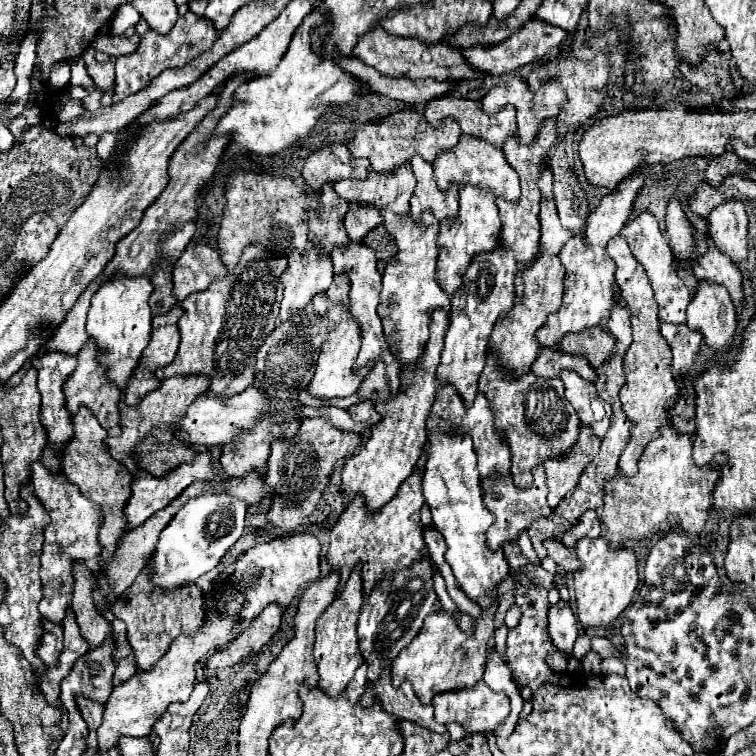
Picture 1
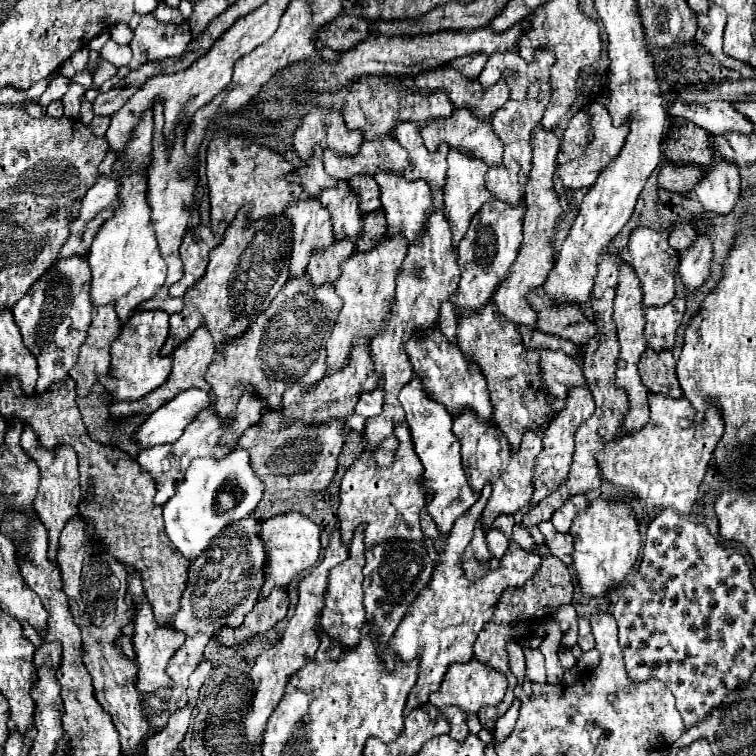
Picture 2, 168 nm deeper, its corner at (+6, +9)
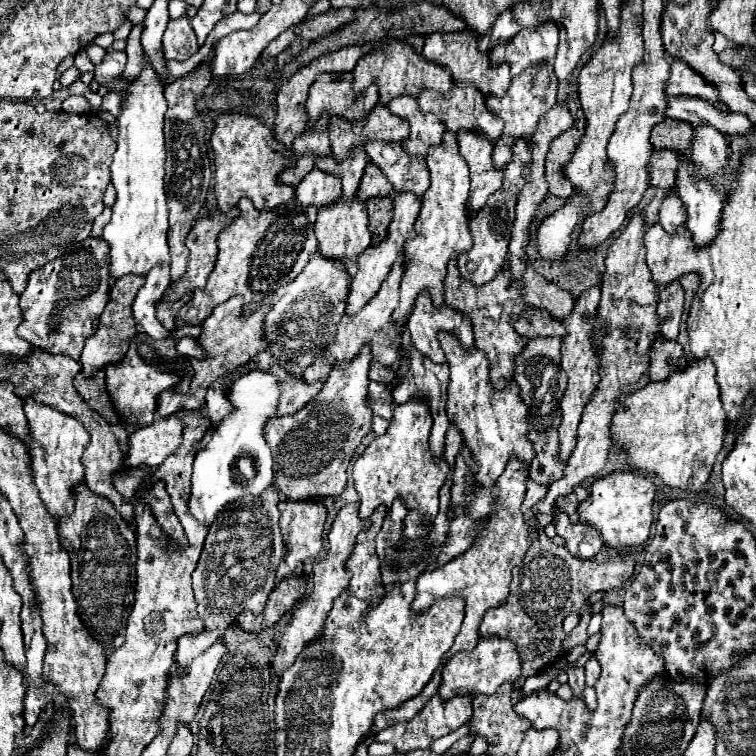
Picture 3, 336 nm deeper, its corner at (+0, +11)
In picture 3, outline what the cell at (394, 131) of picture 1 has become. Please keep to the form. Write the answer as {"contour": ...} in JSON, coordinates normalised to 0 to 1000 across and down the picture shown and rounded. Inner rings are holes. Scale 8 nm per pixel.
{"contour":[[[517,56],[512,63],[501,69],[491,69],[475,79],[475,85],[467,93],[467,122],[470,127],[478,127],[488,111],[501,114],[501,138],[512,140],[520,127],[554,127],[560,119],[575,119],[581,124],[589,124],[599,116],[597,98],[589,90],[581,90],[578,85],[565,82],[560,74],[549,74],[538,58]]]}

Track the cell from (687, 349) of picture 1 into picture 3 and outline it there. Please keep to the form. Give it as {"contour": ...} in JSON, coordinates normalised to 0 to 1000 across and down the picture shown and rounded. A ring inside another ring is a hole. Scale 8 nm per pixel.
{"contour":[[[888,373],[872,386],[872,402],[869,402],[869,415],[874,421],[872,442],[880,450],[893,450],[898,442],[898,429],[901,429],[901,415],[903,415],[903,381],[898,373]]]}

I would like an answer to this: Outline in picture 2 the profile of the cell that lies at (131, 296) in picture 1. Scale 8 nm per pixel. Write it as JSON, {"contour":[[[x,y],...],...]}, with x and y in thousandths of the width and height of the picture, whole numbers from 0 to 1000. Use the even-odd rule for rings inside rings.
{"contour":[[[194,143],[184,156],[173,185],[163,204],[149,214],[147,225],[157,230],[157,272],[144,294],[134,299],[126,310],[118,349],[123,360],[120,370],[120,399],[126,405],[136,405],[152,399],[152,410],[160,426],[168,426],[176,415],[179,405],[200,394],[218,376],[218,344],[210,333],[205,304],[200,299],[200,278],[194,270],[194,225],[200,220],[200,198],[202,198],[202,146]]]}

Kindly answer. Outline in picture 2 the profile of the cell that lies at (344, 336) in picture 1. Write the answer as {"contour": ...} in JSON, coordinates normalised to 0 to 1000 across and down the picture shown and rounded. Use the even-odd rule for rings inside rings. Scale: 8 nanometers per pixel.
{"contour":[[[507,315],[507,320],[491,333],[467,333],[451,349],[454,362],[443,373],[443,386],[454,394],[454,407],[448,413],[438,447],[433,450],[435,492],[448,489],[456,481],[464,463],[462,458],[467,458],[467,447],[499,442],[509,431],[509,423],[515,421],[515,399],[522,389],[522,368],[536,336],[538,325],[536,320],[530,320],[530,315]]]}

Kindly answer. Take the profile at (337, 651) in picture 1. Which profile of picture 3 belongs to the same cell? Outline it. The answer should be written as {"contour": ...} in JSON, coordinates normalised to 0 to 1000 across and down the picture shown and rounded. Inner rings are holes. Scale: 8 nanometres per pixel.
{"contour":[[[499,672],[491,680],[491,696],[472,709],[464,738],[459,741],[459,754],[464,757],[464,772],[459,783],[462,788],[472,788],[488,796],[488,802],[491,802],[491,794],[499,778],[507,775],[504,757],[501,757],[501,741],[496,735],[496,709],[507,693],[507,685],[509,685],[507,672]]]}

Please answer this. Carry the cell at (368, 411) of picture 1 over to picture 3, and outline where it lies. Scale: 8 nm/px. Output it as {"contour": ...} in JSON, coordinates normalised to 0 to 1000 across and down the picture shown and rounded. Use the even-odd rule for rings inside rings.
{"contour":[[[491,505],[485,532],[488,532],[488,540],[493,542],[493,548],[517,556],[517,550],[520,550],[520,524],[517,524],[515,508]]]}

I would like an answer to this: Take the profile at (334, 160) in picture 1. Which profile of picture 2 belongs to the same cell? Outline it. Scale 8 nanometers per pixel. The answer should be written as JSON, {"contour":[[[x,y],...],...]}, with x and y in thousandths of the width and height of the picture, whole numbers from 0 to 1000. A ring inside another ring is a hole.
{"contour":[[[414,140],[393,169],[388,193],[396,209],[406,214],[414,204],[414,193],[435,193],[440,201],[470,204],[478,185],[480,183],[472,172],[456,172],[451,146]]]}

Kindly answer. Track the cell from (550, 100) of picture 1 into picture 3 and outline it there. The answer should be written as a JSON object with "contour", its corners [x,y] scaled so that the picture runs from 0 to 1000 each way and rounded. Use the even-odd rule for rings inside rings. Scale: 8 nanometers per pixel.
{"contour":[[[718,32],[718,37],[708,37],[708,42],[689,37],[676,56],[660,58],[660,63],[647,69],[647,82],[649,87],[673,85],[676,101],[687,101],[692,93],[734,77],[737,53],[739,42],[734,32]]]}

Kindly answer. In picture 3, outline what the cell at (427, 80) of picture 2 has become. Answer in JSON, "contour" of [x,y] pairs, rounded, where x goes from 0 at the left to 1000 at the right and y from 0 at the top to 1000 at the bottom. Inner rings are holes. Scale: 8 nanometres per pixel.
{"contour":[[[602,42],[602,48],[565,48],[565,58],[560,61],[560,74],[573,85],[594,90],[602,106],[602,114],[607,116],[626,114],[626,116],[634,116],[639,127],[660,127],[660,130],[668,127],[668,122],[673,119],[676,98],[671,85],[660,90],[649,90],[644,71],[634,71],[628,53],[618,53],[618,42],[607,42],[607,45]]]}

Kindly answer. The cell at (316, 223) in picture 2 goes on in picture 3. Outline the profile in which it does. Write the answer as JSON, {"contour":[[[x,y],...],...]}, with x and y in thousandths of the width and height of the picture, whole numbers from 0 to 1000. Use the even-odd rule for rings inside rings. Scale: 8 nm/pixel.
{"contour":[[[414,222],[393,246],[390,262],[403,272],[438,272],[451,259],[451,243],[446,233],[430,230],[419,222]]]}

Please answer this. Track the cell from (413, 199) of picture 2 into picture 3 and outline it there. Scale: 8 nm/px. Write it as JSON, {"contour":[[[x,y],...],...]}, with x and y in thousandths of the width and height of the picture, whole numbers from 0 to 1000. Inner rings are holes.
{"contour":[[[491,188],[483,201],[488,204],[488,212],[504,222],[522,254],[546,254],[552,262],[560,262],[560,254],[567,249],[562,212],[544,212],[530,190],[517,188]]]}

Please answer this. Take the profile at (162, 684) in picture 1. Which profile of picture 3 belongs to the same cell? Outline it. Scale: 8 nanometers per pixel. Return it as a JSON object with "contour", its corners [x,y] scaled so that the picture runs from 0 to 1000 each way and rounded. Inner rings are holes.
{"contour":[[[358,643],[343,659],[327,659],[327,661],[311,664],[308,672],[300,672],[300,677],[292,677],[287,683],[284,693],[276,698],[263,746],[255,757],[255,786],[258,786],[258,796],[261,796],[261,812],[271,823],[271,829],[267,836],[258,841],[243,839],[237,844],[237,857],[234,857],[231,873],[239,884],[253,878],[282,849],[287,849],[295,841],[295,836],[313,820],[313,815],[321,807],[329,807],[335,812],[348,810],[353,788],[364,778],[364,757],[366,757],[366,749],[374,738],[374,712],[372,712],[372,704],[369,704],[369,696],[366,696],[366,690],[369,690],[366,667],[369,667],[369,653]]]}

